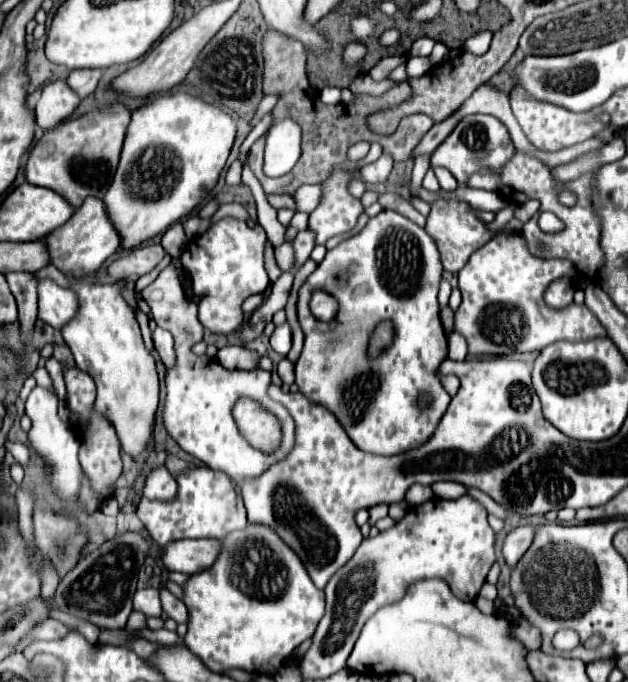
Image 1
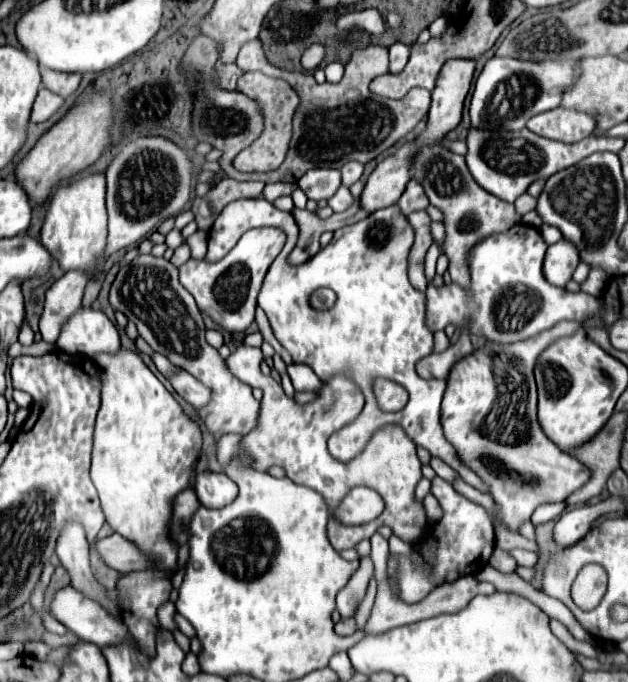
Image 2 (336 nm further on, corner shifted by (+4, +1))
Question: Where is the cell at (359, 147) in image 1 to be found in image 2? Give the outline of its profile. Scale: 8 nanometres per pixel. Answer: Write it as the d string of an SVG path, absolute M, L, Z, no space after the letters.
M346 163L340 173L342 173L342 185L344 187L350 187L352 183L356 183L360 177L362 177L362 171L364 171L364 165L358 165L358 163Z

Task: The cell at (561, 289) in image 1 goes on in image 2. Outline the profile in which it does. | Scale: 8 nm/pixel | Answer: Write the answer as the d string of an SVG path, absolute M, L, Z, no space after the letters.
M562 237L546 251L544 275L552 285L564 287L572 279L572 273L578 263L580 263L580 255L576 253L576 245L572 245L572 241Z

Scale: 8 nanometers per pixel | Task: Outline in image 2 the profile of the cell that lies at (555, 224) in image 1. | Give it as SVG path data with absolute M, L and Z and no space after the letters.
M526 223L514 225L506 233L490 235L484 241L480 241L472 249L472 255L468 259L470 279L472 279L470 291L460 289L456 283L444 285L440 289L436 289L432 285L428 287L428 291L426 291L426 325L428 325L428 329L440 331L448 323L454 323L458 329L468 325L472 333L484 335L490 341L514 343L514 341L522 341L522 339L534 337L534 335L550 329L558 321L578 321L578 323L582 323L582 321L594 317L598 307L600 307L600 299L598 297L586 295L582 291L580 293L570 293L570 291L554 287L554 285L550 285L546 281L546 277L542 273L542 261L544 261L546 249L548 249L548 245L544 243L540 231L536 227L526 225Z

